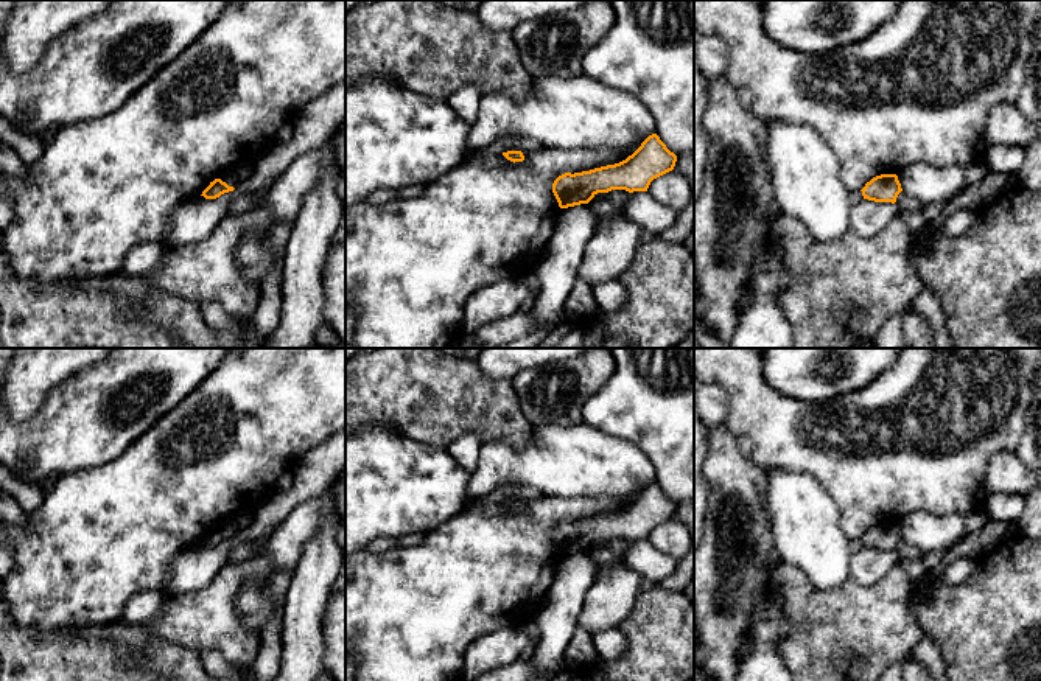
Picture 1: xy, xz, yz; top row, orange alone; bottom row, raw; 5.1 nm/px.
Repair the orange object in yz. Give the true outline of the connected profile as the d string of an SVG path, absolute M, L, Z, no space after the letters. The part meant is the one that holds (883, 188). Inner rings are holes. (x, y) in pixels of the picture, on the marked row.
M881 174L867 182L860 191L864 199L895 204L903 188L896 174Z

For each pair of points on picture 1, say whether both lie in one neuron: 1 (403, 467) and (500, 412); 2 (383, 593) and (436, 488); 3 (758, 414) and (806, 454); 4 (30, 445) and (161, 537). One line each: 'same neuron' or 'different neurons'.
1: different neurons
2: different neurons
3: same neuron
4: different neurons

